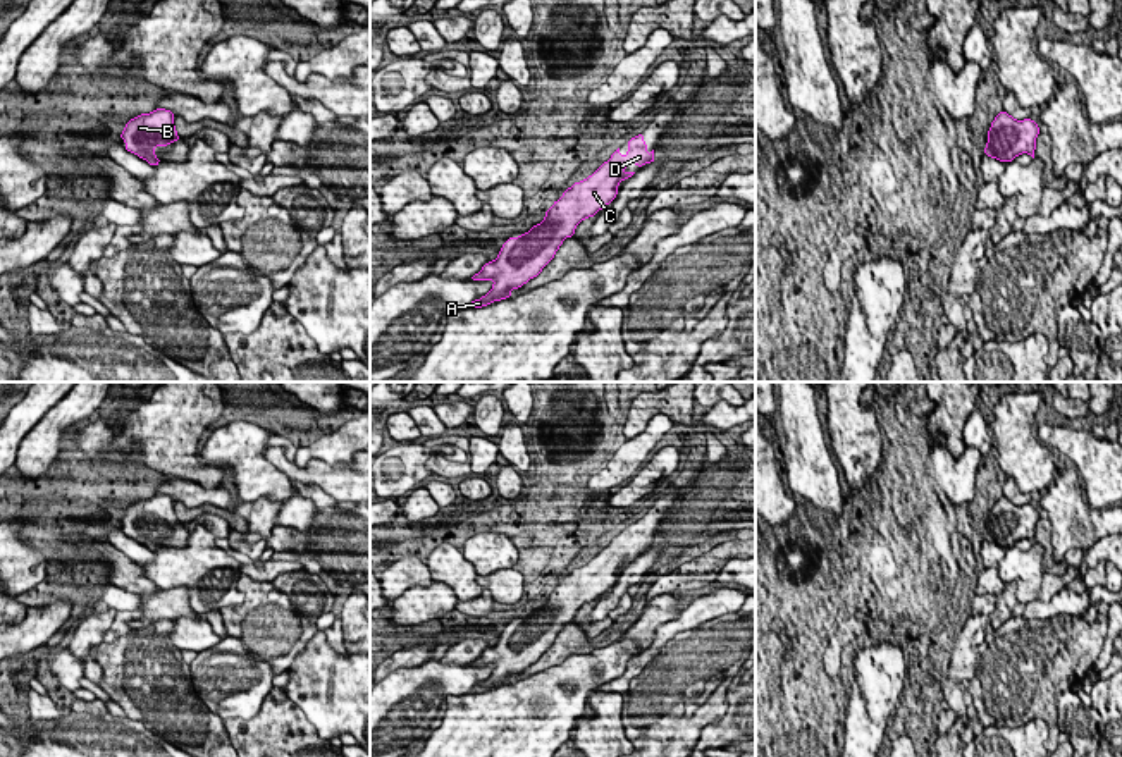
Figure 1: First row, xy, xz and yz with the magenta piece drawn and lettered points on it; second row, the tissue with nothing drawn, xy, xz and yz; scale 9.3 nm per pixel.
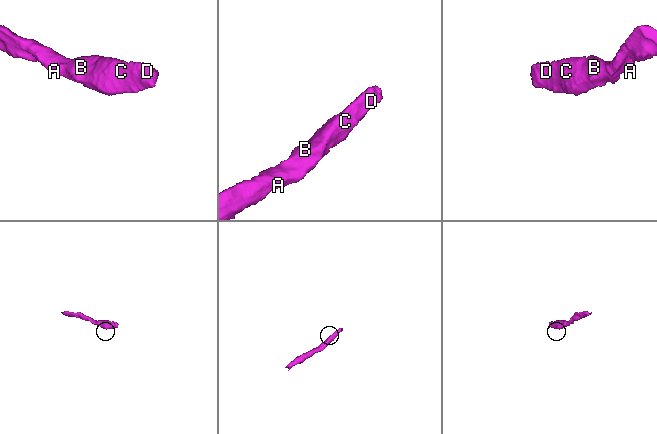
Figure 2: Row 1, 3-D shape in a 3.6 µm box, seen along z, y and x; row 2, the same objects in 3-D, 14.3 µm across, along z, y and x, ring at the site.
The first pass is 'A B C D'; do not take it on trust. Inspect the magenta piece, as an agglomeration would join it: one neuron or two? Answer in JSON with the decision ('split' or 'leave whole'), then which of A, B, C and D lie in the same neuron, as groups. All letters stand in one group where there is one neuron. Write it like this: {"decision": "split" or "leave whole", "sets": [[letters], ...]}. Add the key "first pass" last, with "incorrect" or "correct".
{"decision": "leave whole", "sets": [["A", "B", "C", "D"]], "first pass": "correct"}

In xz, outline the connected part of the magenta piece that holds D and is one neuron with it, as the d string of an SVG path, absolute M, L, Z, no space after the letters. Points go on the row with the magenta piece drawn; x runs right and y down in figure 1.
M644 132L628 139L623 157L620 148L592 175L564 189L563 196L546 210L546 218L518 237L511 236L502 244L499 256L482 267L470 280L494 280L492 289L470 303L468 308L482 308L494 301L511 298L511 291L537 277L554 258L566 237L575 234L576 225L594 217L618 196L618 184L635 172L625 174L626 163L638 169L656 160L656 148L647 150Z

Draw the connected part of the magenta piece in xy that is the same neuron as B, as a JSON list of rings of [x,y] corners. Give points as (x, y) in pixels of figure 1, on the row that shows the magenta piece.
[[[157,108],[131,119],[120,132],[126,143],[124,148],[150,165],[158,165],[162,160],[155,157],[155,148],[181,139],[174,126],[174,117],[170,110]]]

